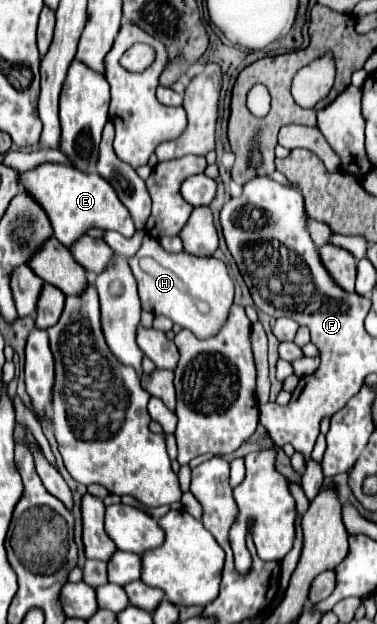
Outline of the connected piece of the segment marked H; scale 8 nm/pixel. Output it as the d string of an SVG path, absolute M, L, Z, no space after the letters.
M145 236L139 252L133 258L129 258L129 266L139 284L139 296L141 296L143 310L147 310L155 316L171 318L177 326L191 330L197 338L209 338L209 336L217 334L217 330L221 330L221 326L225 326L227 314L229 314L229 310L233 306L233 298L235 298L235 284L227 272L225 262L221 262L213 256L201 258L195 254L185 254L185 252L173 254L173 252L163 250L163 246L159 246L159 242L155 238Z

